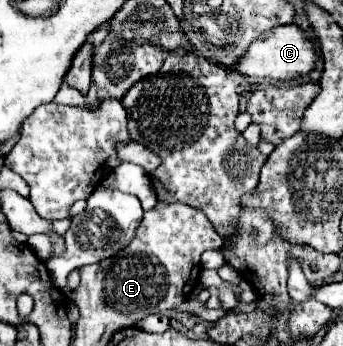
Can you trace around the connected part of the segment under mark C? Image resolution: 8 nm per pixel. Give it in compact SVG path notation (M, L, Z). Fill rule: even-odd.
M277 26L273 30L267 30L259 38L255 38L249 48L235 60L231 70L247 76L247 78L259 78L259 80L287 80L297 78L301 74L311 72L315 66L315 48L305 36L305 32L295 26Z

